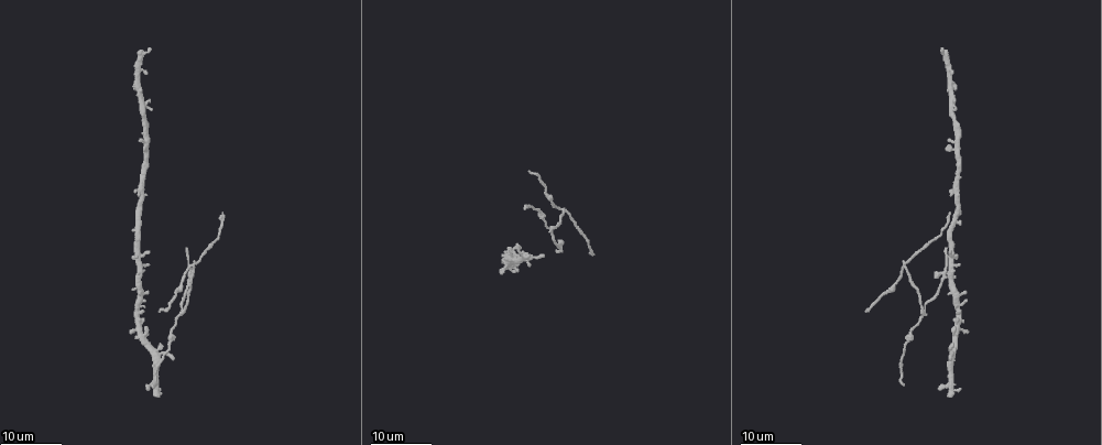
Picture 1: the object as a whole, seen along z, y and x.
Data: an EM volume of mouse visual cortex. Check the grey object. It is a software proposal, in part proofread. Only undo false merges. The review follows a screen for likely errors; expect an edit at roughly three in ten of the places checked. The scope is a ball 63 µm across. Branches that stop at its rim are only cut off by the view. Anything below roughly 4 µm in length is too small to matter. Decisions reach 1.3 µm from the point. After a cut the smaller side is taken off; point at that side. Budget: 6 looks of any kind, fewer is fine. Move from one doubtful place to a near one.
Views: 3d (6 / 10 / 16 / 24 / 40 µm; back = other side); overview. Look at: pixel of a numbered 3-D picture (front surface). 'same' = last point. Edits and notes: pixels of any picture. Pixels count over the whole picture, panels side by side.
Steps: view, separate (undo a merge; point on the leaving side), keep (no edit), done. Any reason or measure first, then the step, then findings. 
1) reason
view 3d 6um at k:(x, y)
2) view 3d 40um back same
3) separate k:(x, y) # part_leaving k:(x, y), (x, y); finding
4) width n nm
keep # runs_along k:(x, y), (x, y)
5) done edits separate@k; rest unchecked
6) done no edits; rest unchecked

calibre changes
view 3d 16um at 1:(945, 274)

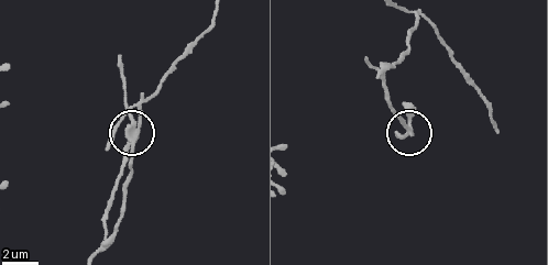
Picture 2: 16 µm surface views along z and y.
view 3d 10um same

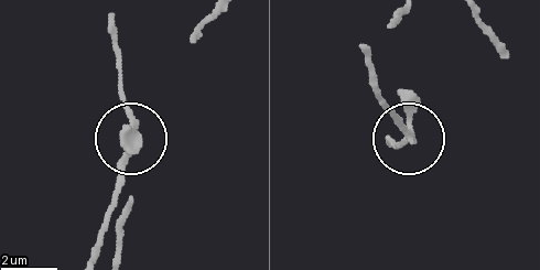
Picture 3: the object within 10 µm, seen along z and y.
arms 4
keep # all the same cell

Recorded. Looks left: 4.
two arms in line, one across
view 3d 24um at 1:(552, 229)

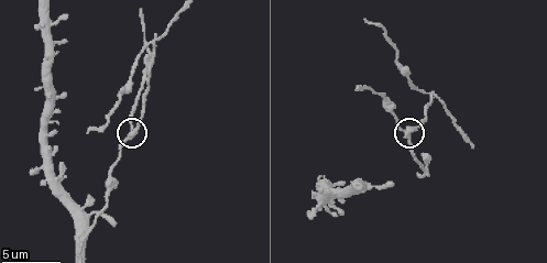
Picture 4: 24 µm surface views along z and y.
zoom in
view 3d 6um at 4:(409, 133)

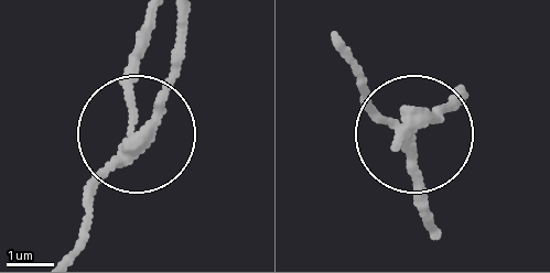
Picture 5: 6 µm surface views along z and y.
side_arm 13 um; arms 3
separate 5:(160, 93) # two cells meet here

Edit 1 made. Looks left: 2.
view 3d 10um at 4:(110, 170)

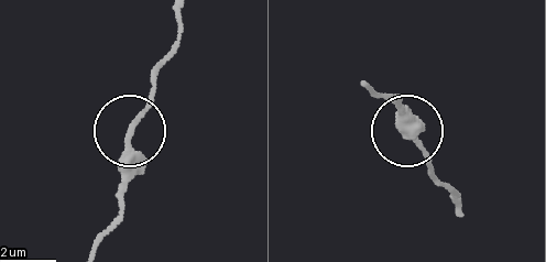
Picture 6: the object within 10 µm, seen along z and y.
keep # all the same cell

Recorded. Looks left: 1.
done edits separate@5; rest unchecked

